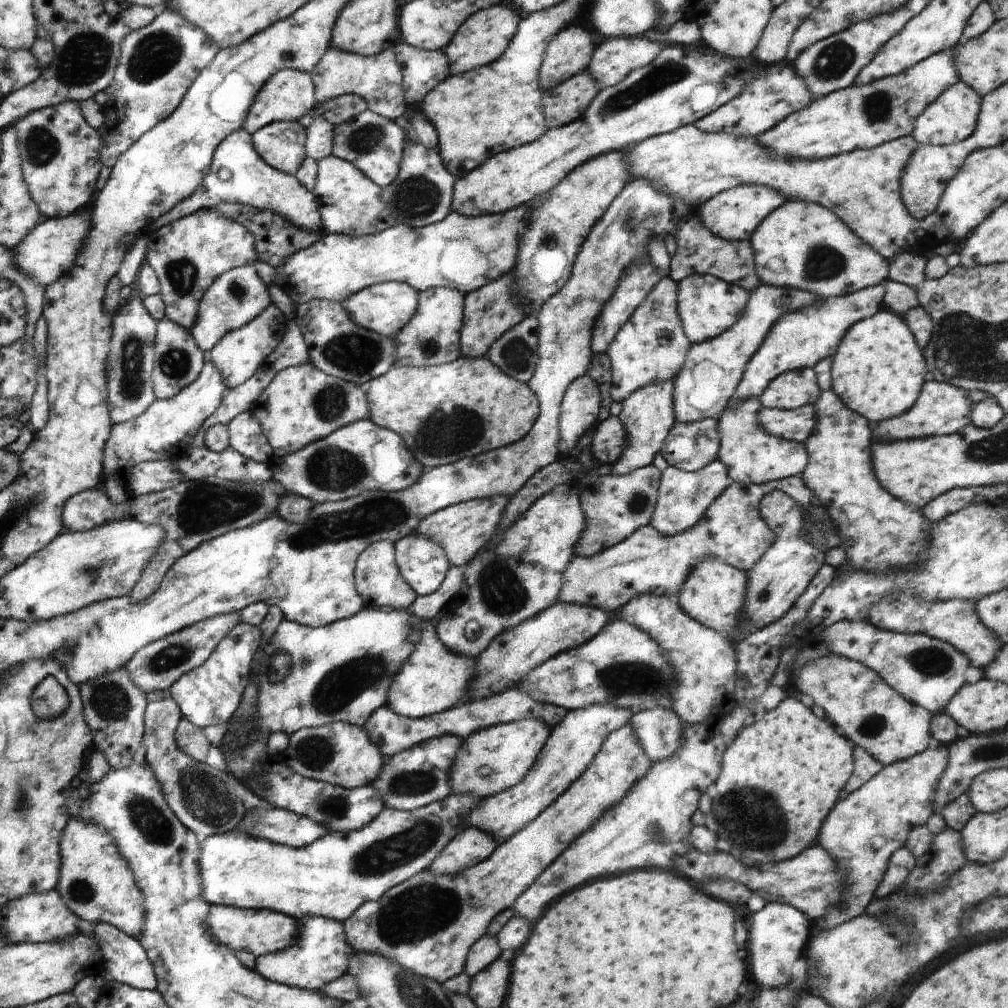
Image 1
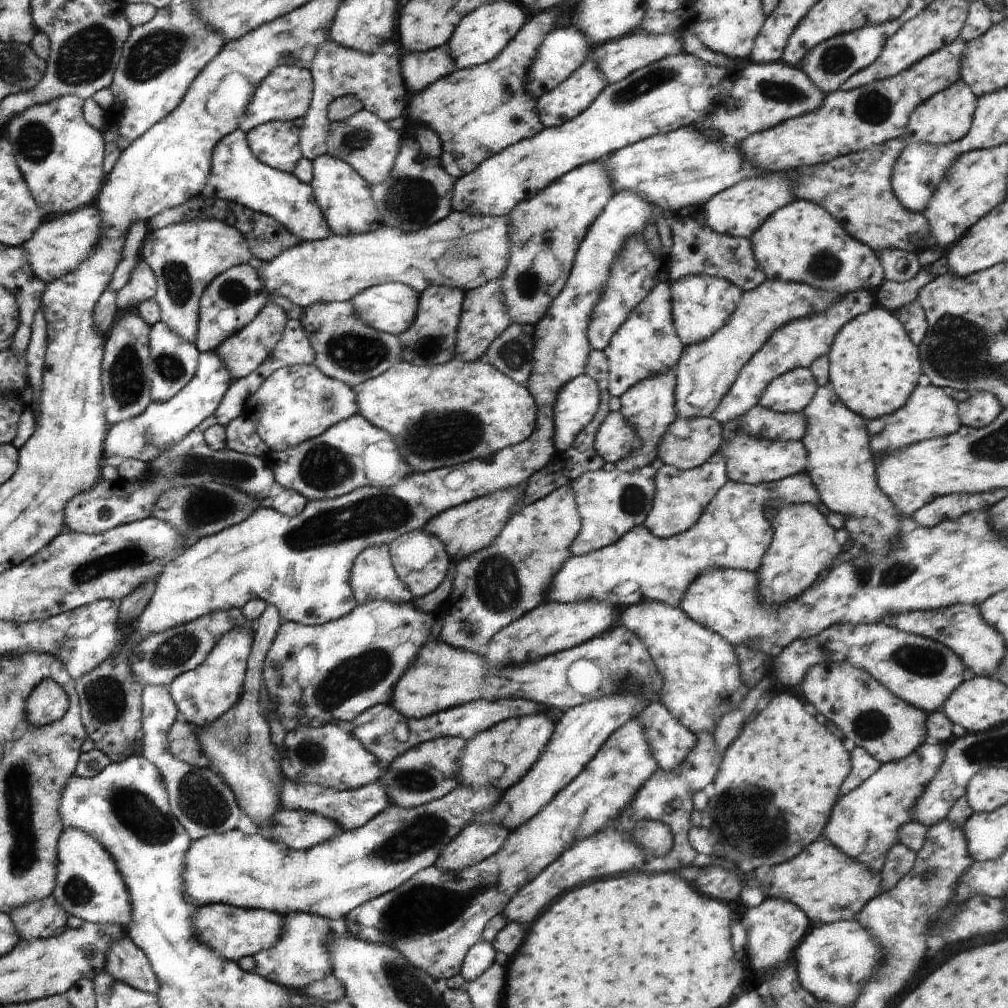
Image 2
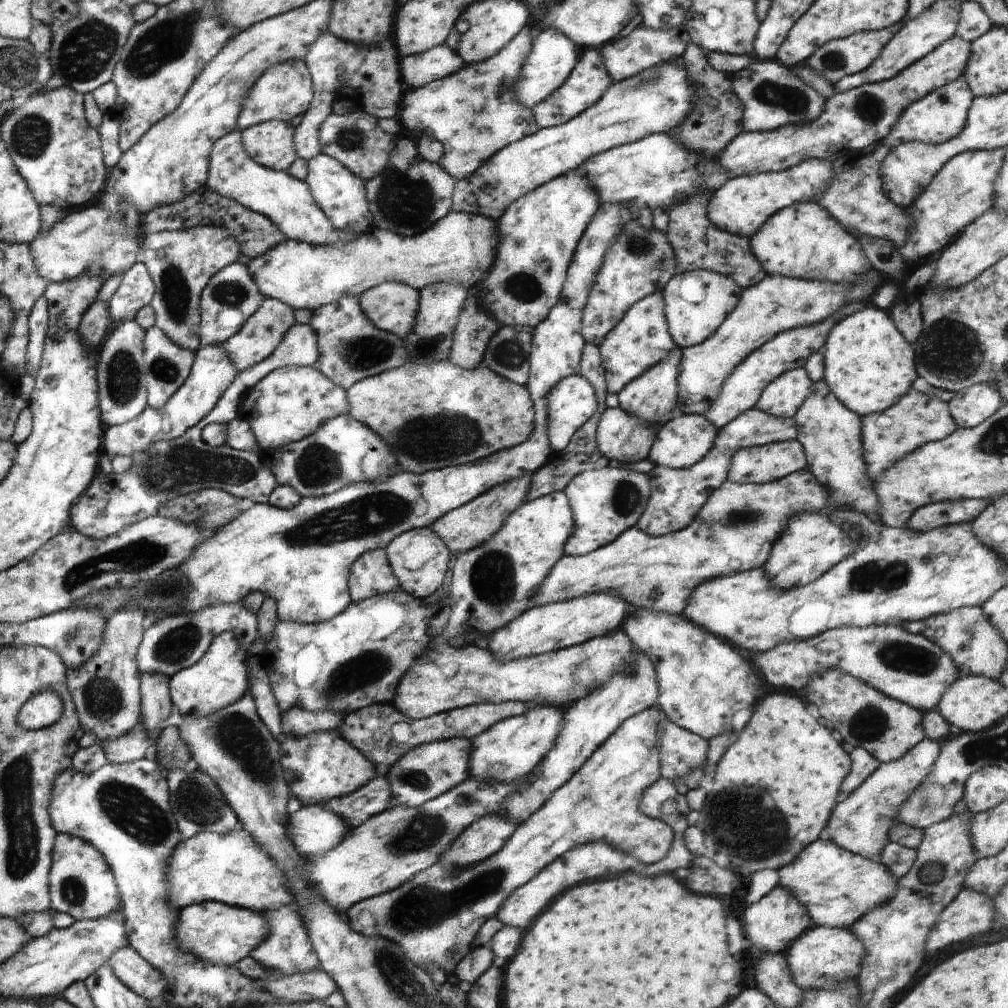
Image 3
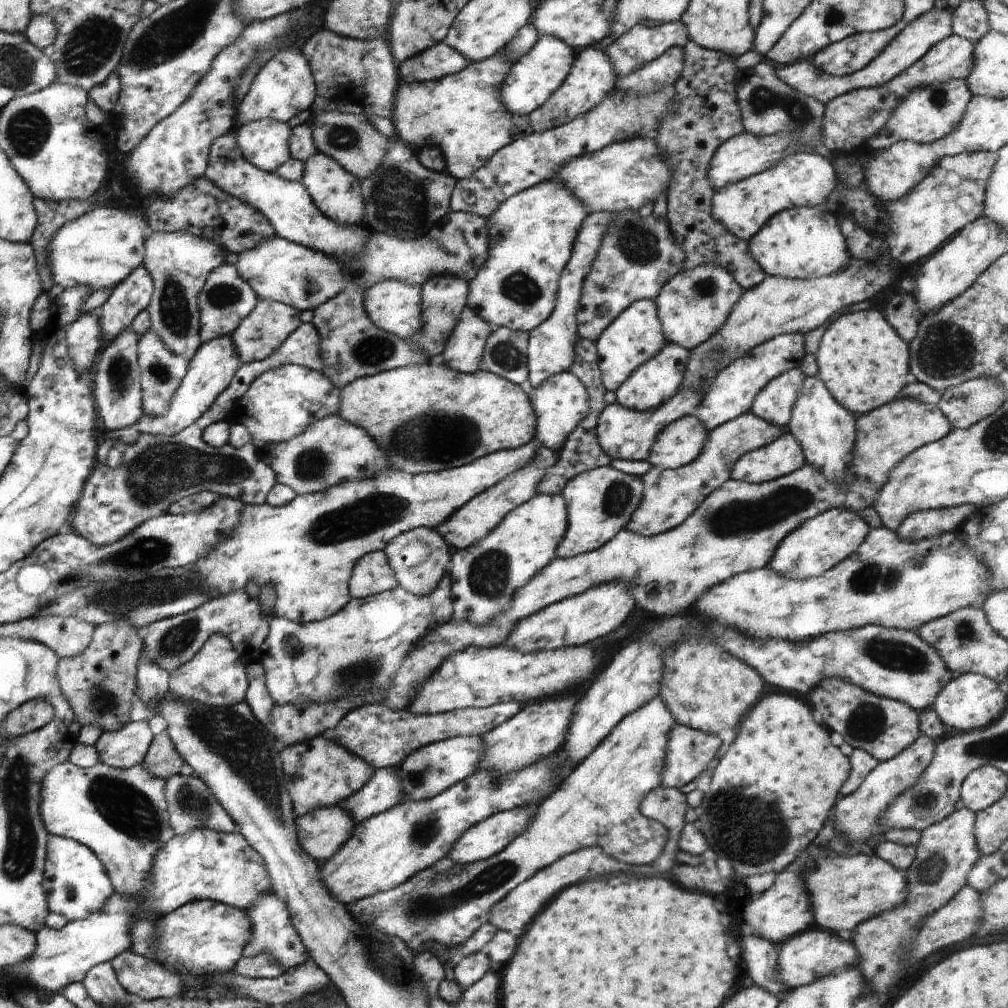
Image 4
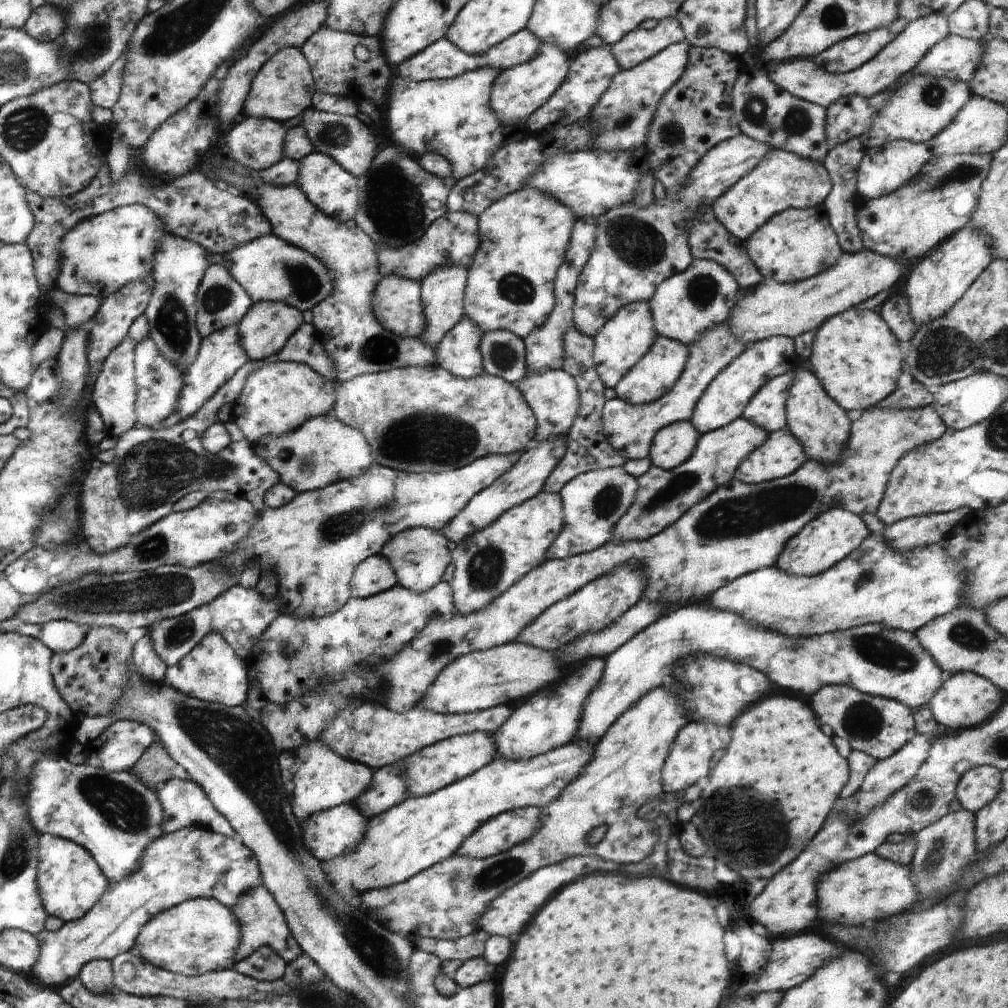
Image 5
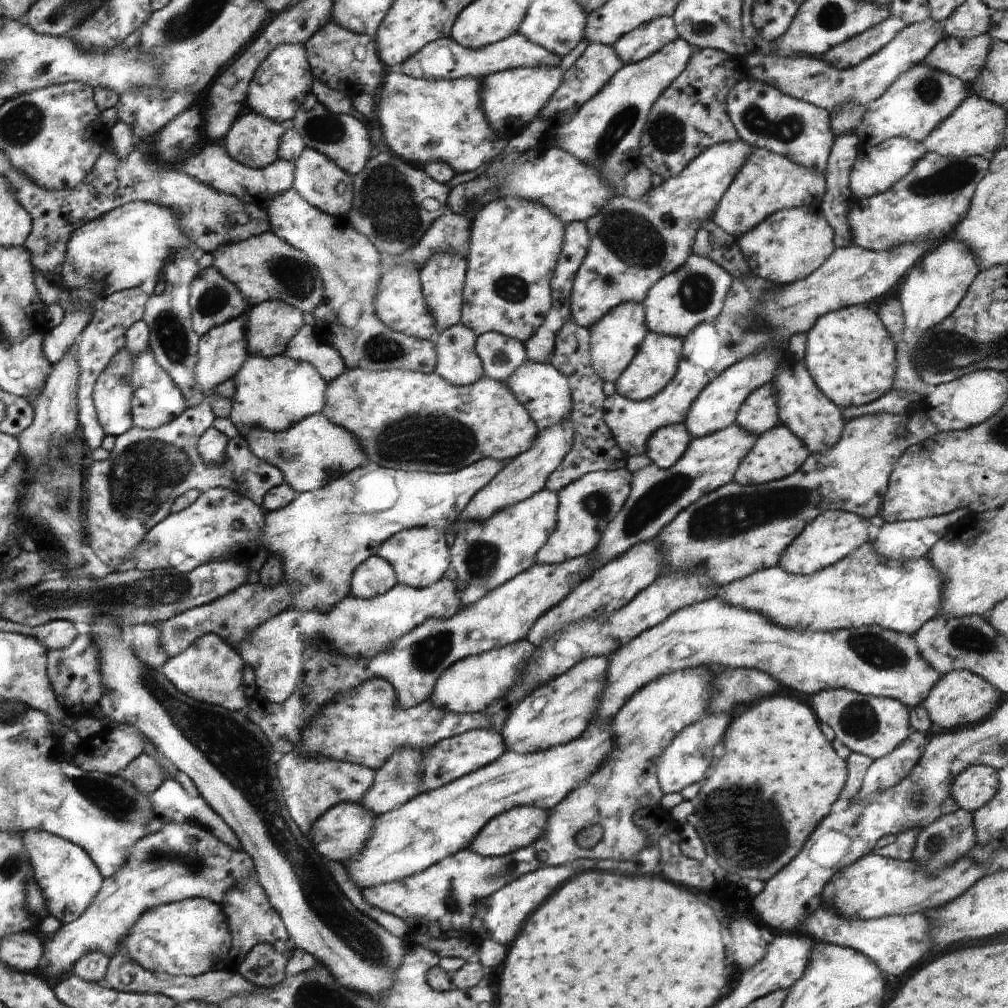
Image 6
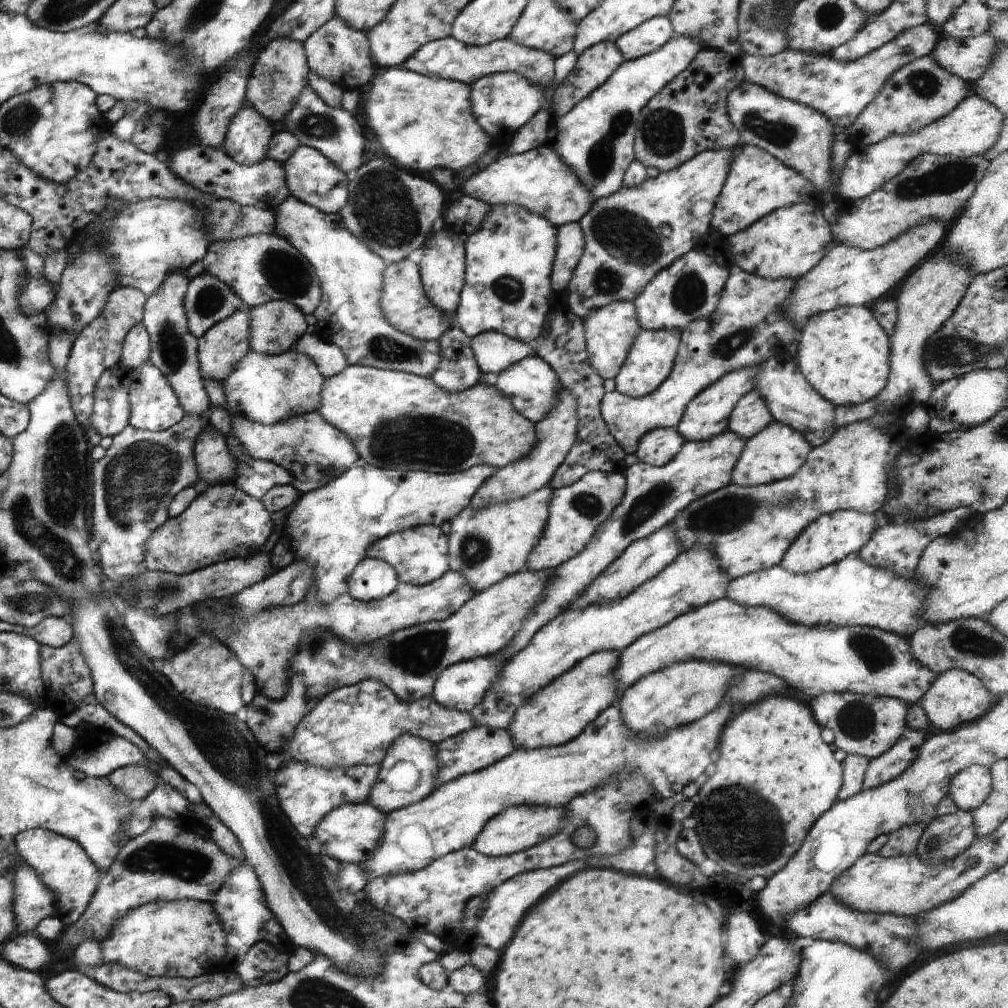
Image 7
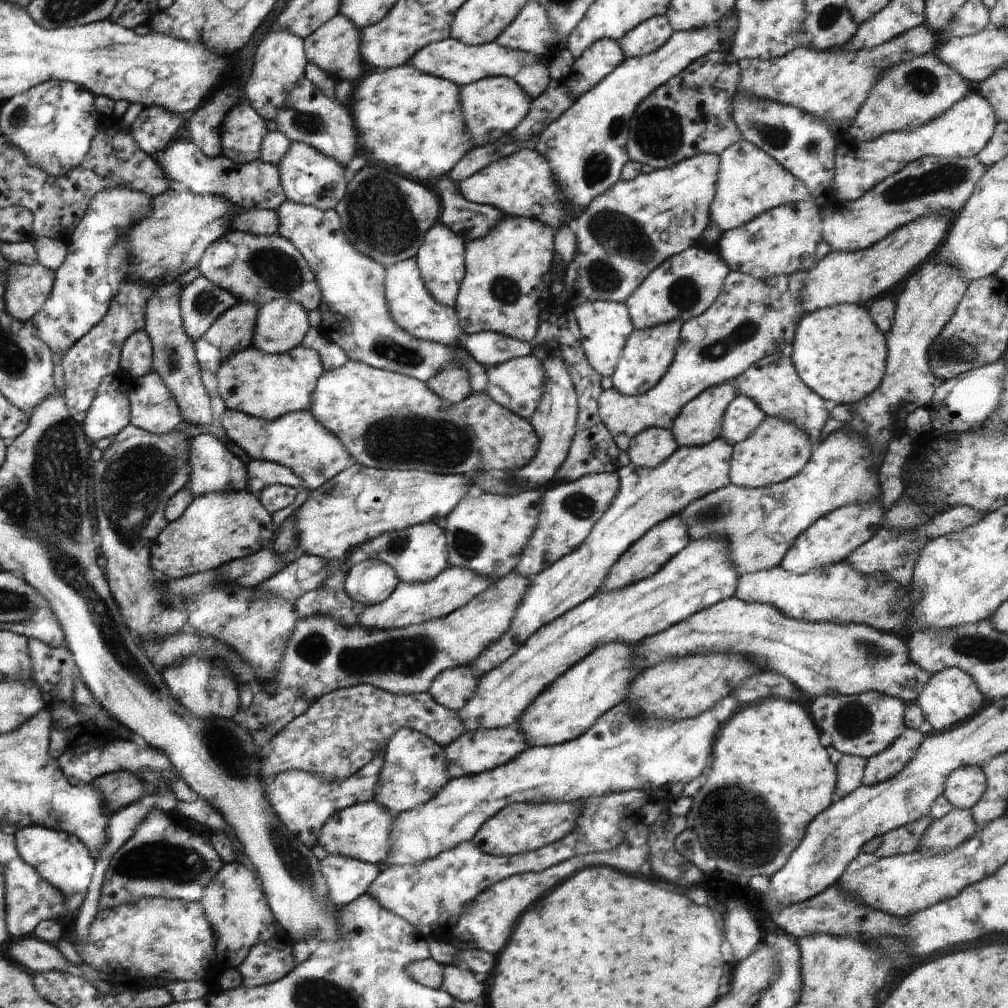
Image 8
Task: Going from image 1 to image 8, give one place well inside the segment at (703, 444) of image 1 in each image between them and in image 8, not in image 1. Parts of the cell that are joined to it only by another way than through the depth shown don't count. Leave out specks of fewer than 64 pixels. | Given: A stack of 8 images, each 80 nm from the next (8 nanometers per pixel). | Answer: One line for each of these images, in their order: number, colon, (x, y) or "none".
2: (688, 443)
3: (682, 441)
4: (680, 442)
5: (672, 445)
6: (665, 447)
7: (657, 447)
8: (651, 447)

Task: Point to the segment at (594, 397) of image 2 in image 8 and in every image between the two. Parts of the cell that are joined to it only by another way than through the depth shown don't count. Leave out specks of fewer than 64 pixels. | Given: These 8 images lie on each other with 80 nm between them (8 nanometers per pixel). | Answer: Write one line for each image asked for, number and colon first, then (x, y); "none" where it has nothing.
3: (572, 401)
4: (560, 403)
5: (553, 395)
6: (545, 392)
7: (532, 385)
8: (519, 384)

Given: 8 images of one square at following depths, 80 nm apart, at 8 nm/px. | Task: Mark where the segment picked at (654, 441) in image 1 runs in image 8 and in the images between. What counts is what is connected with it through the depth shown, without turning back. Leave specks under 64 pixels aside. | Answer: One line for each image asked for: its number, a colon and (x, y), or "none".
2: (649, 406)
3: (652, 396)
4: (657, 380)
5: (654, 374)
6: (656, 363)
7: (652, 356)
8: (647, 354)

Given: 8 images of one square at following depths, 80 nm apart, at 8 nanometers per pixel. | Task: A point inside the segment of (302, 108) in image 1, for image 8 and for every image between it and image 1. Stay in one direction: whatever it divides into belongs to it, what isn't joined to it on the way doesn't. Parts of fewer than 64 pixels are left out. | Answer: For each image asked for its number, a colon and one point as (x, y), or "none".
2: (286, 94)
3: (285, 90)
4: (284, 86)
5: (284, 87)
6: (283, 81)
7: (281, 72)
8: (280, 61)

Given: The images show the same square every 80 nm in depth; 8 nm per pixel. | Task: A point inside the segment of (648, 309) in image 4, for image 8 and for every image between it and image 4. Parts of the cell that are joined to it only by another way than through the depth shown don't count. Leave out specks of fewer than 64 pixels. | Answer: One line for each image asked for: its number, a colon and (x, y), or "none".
5: (626, 338)
6: (615, 339)
7: (610, 331)
8: (604, 326)

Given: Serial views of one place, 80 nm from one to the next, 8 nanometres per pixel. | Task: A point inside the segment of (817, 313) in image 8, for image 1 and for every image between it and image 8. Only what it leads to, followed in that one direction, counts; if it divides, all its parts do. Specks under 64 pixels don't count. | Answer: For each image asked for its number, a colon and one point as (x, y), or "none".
1: (878, 370)
2: (873, 365)
3: (869, 365)
4: (863, 362)
5: (856, 357)
6: (849, 353)
7: (844, 354)

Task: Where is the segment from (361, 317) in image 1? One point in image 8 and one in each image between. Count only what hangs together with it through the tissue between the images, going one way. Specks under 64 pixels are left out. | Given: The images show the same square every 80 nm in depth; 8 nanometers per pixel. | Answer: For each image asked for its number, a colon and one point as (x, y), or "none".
2: (391, 307)
3: (392, 307)
4: (393, 305)
5: (395, 302)
6: (399, 302)
7: (405, 305)
8: (413, 309)

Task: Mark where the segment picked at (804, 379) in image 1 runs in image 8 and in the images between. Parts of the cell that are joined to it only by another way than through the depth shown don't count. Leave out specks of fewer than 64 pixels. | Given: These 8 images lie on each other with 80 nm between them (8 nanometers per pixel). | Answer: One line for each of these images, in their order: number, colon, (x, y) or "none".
2: (790, 393)
3: (783, 396)
4: (774, 403)
5: (766, 408)
6: (759, 412)
7: (751, 414)
8: (742, 417)

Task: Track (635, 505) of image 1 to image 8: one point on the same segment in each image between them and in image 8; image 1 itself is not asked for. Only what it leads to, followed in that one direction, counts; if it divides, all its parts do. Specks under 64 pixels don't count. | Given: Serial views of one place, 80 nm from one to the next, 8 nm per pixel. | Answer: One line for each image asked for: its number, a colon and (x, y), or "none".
2: (610, 503)
3: (605, 502)
4: (600, 502)
5: (593, 502)
6: (586, 507)
7: (576, 511)
8: (568, 511)

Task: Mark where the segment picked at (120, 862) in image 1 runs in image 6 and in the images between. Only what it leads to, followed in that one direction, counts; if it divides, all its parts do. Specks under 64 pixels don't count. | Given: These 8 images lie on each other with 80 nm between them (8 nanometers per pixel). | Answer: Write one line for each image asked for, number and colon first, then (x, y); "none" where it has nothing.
2: (90, 886)
3: (82, 884)
4: (76, 880)
5: (71, 882)
6: (70, 879)

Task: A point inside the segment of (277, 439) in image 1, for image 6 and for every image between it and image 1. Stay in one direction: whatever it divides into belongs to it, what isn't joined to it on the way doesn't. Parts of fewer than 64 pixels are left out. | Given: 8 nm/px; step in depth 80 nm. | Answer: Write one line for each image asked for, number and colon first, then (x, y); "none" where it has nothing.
2: (294, 404)
3: (290, 403)
4: (281, 403)
5: (277, 398)
6: (272, 393)

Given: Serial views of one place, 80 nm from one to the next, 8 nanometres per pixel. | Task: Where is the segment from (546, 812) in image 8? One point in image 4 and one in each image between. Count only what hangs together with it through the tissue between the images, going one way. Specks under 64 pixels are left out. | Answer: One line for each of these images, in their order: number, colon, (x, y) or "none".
4: (483, 840)
5: (501, 832)
6: (518, 827)
7: (518, 828)

